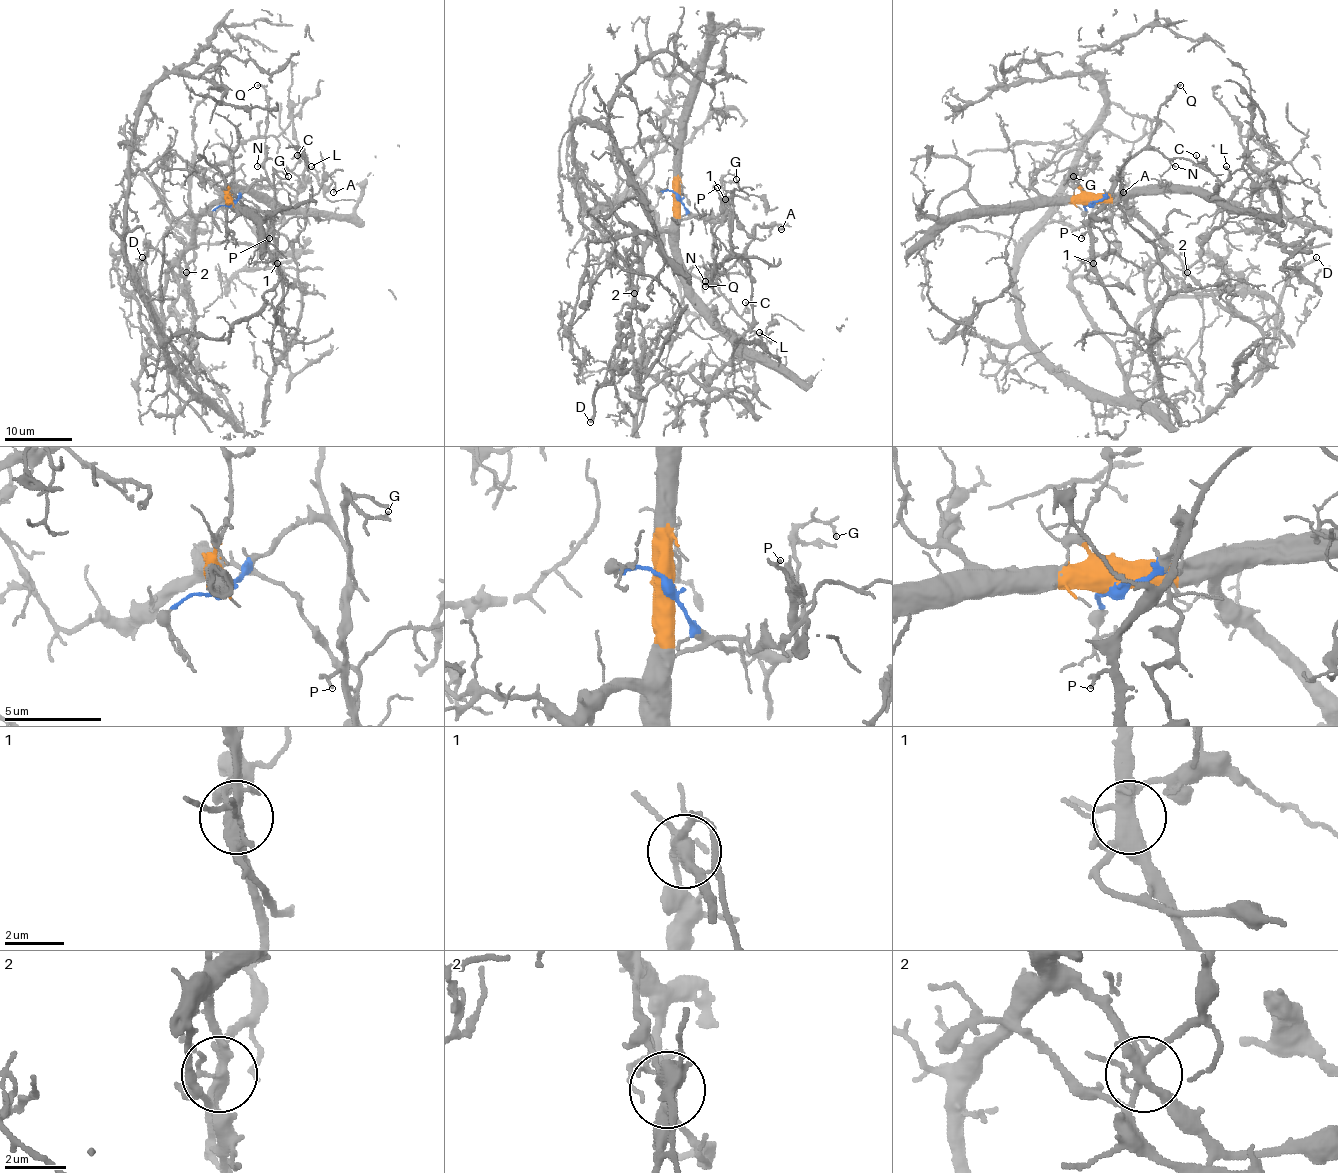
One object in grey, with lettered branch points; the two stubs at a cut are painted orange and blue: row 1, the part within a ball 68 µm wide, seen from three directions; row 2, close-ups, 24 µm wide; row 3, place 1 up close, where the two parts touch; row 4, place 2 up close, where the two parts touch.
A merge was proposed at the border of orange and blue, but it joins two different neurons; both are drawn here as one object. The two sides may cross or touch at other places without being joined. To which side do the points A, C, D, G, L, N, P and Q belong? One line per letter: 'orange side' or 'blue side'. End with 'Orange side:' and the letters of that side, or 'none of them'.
A: blue side
C: blue side
D: orange side
G: blue side
L: orange side
N: blue side
P: blue side
Q: blue side
Orange side: D, L

